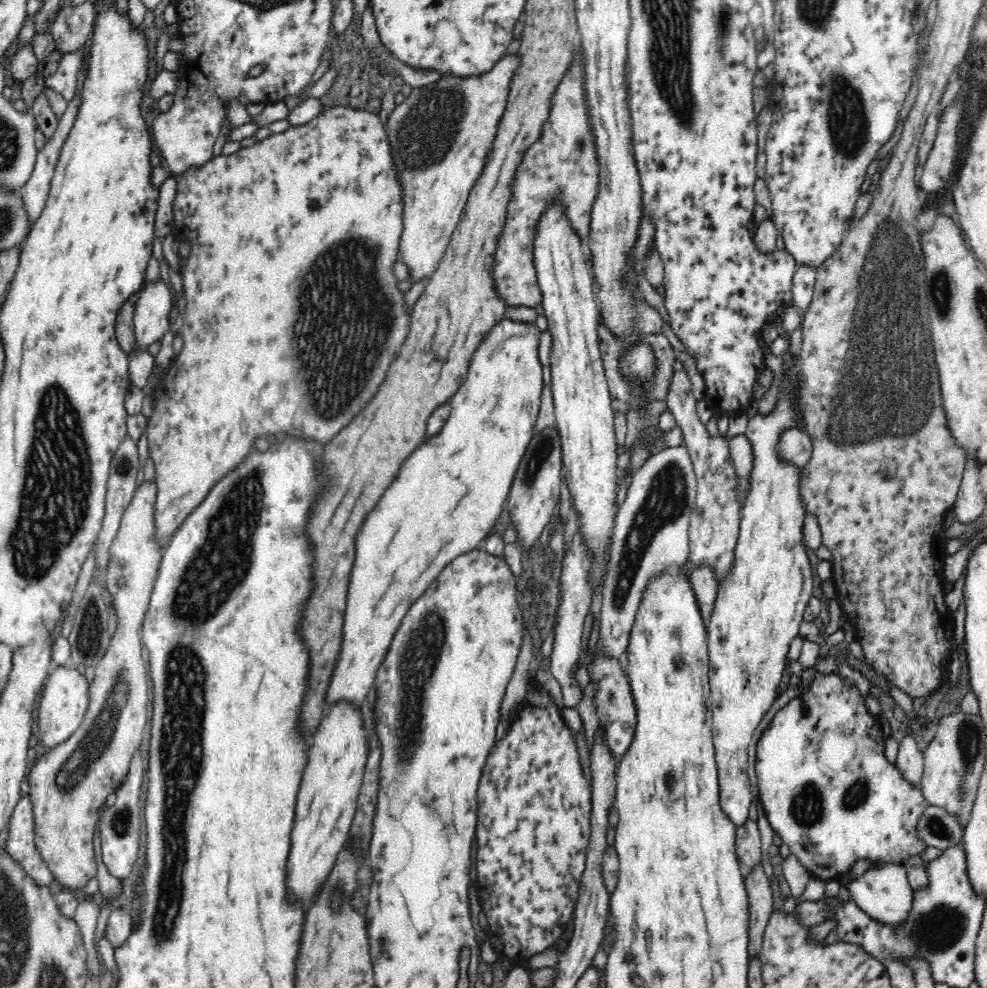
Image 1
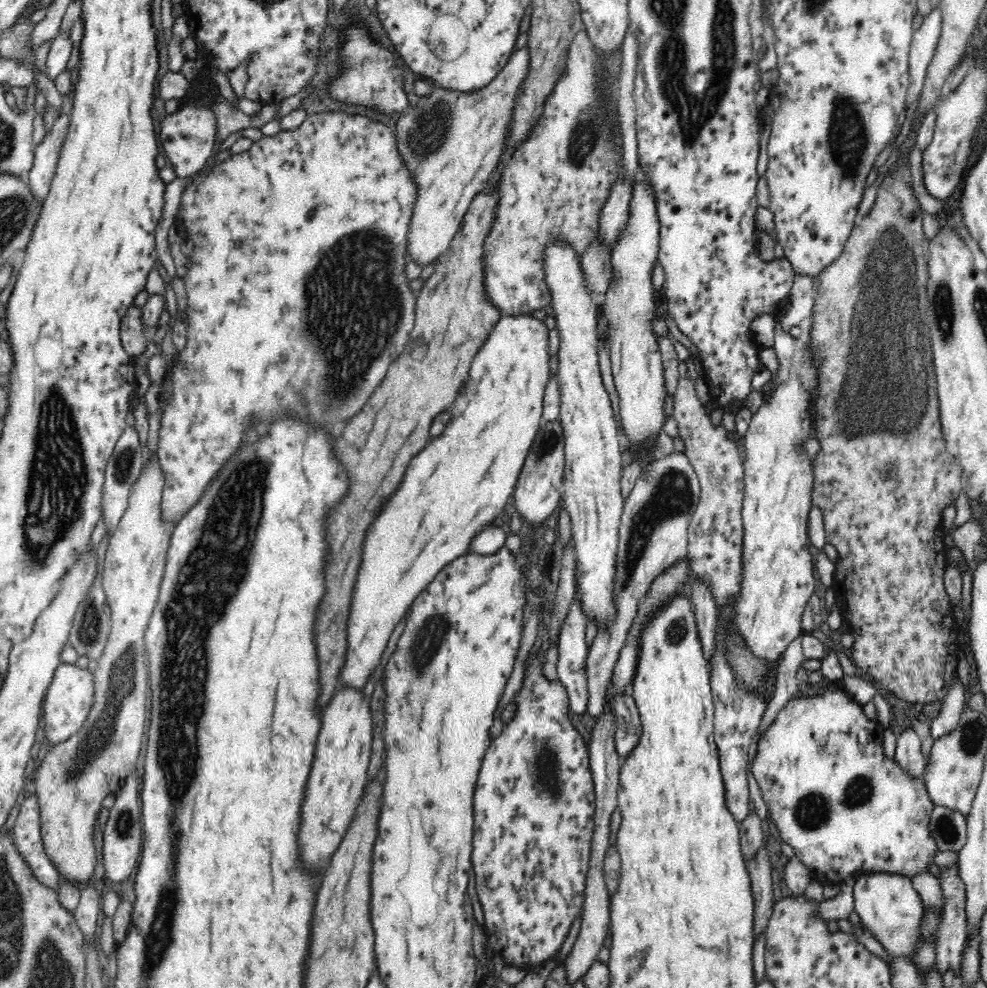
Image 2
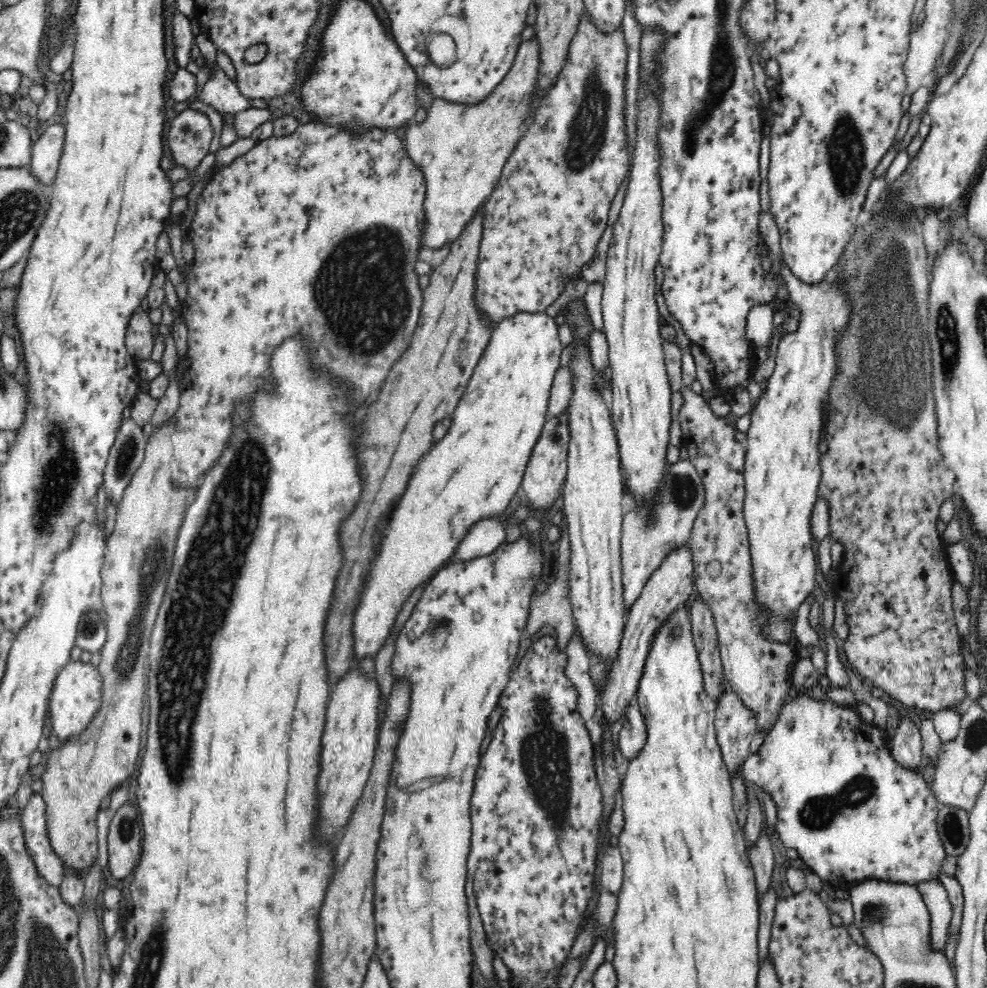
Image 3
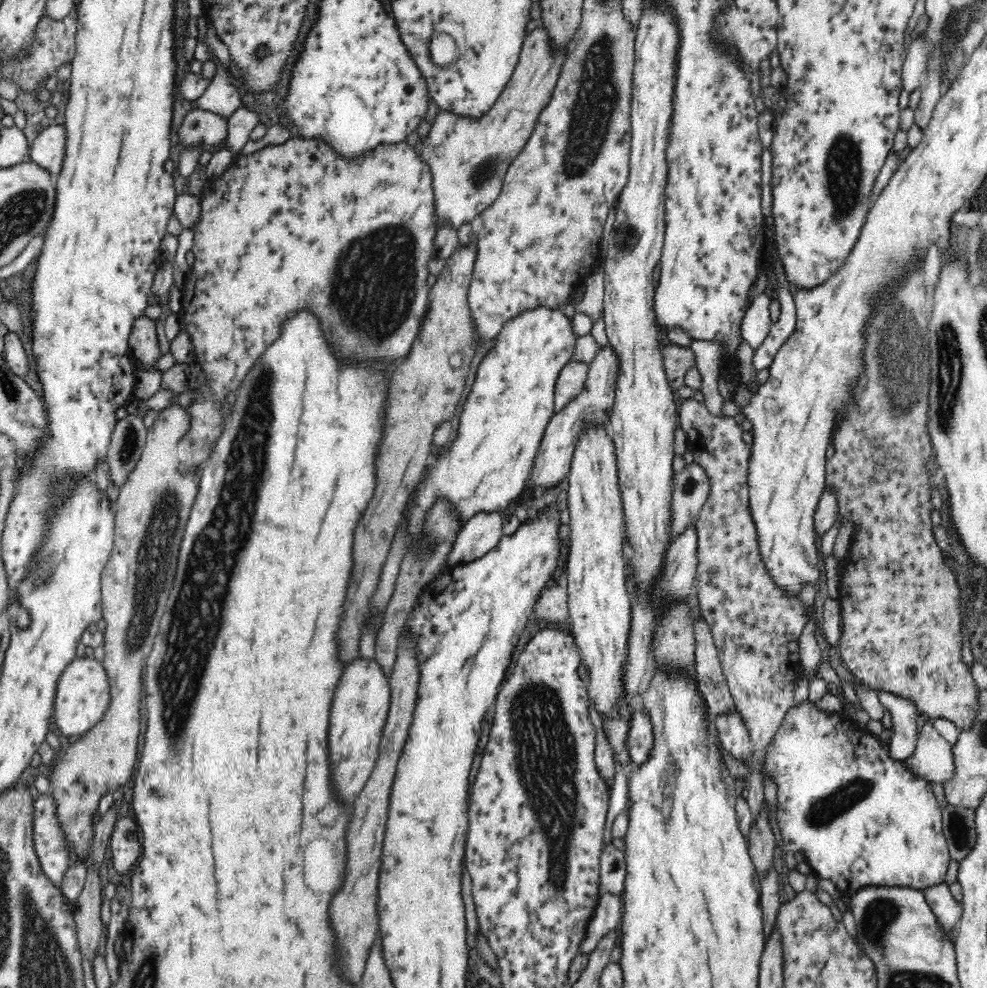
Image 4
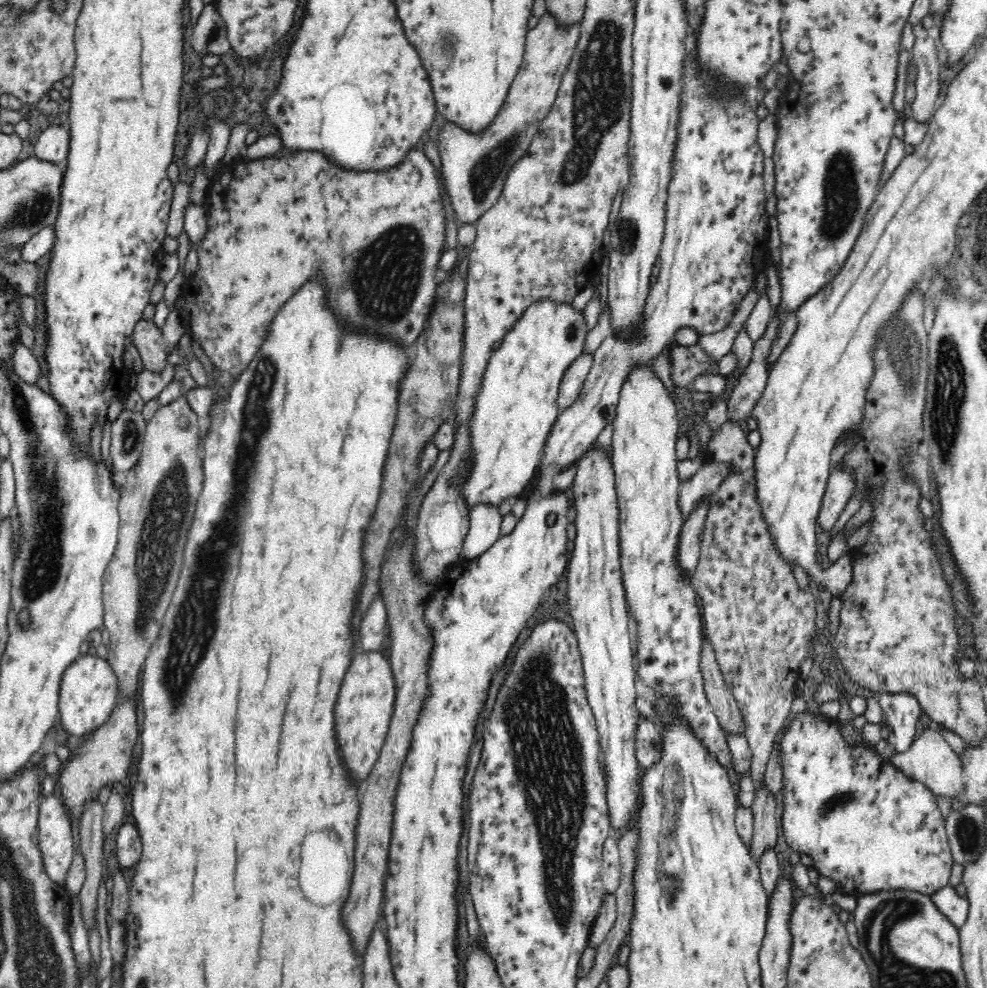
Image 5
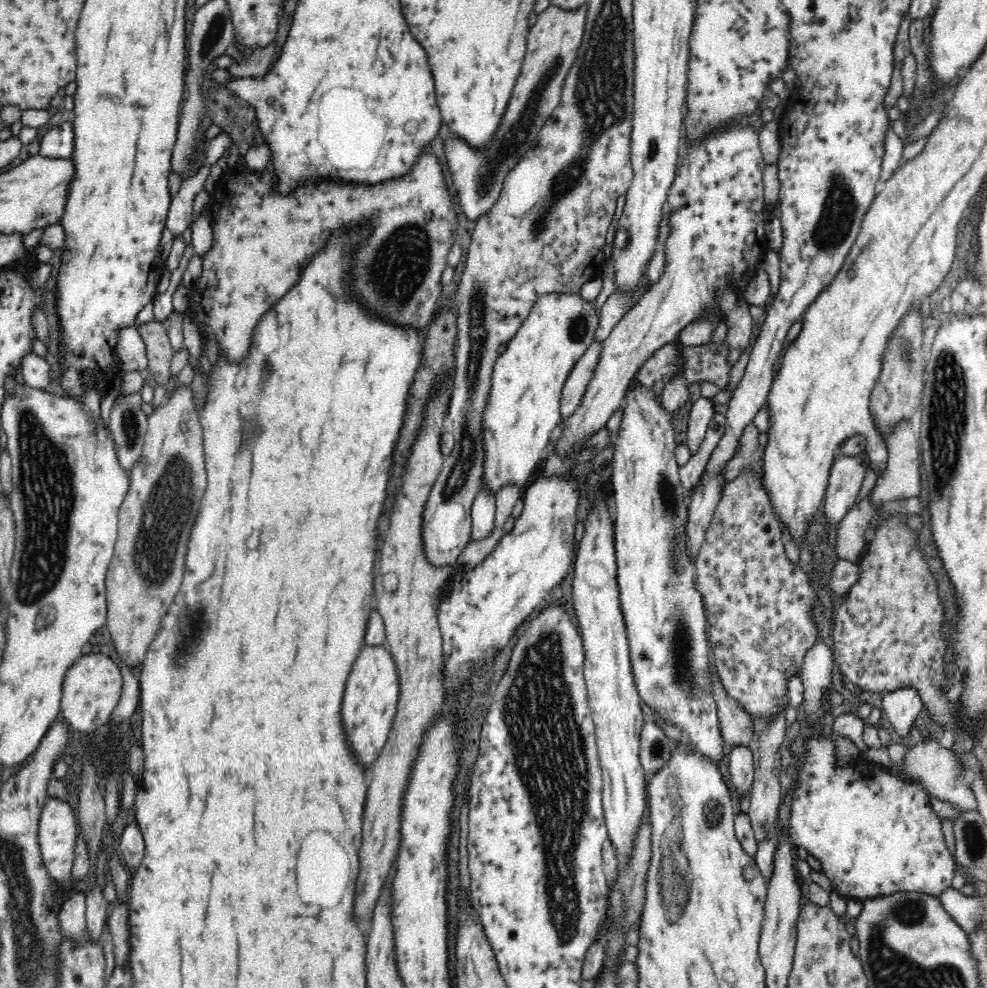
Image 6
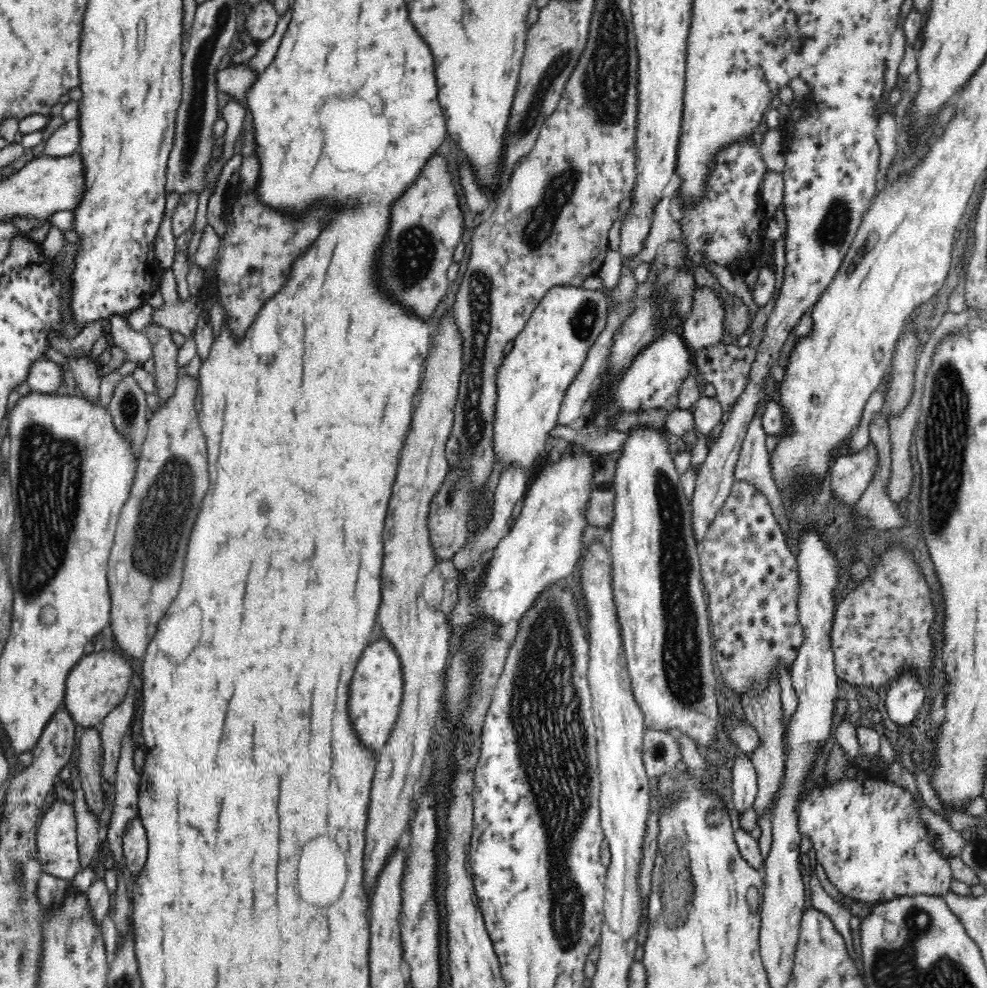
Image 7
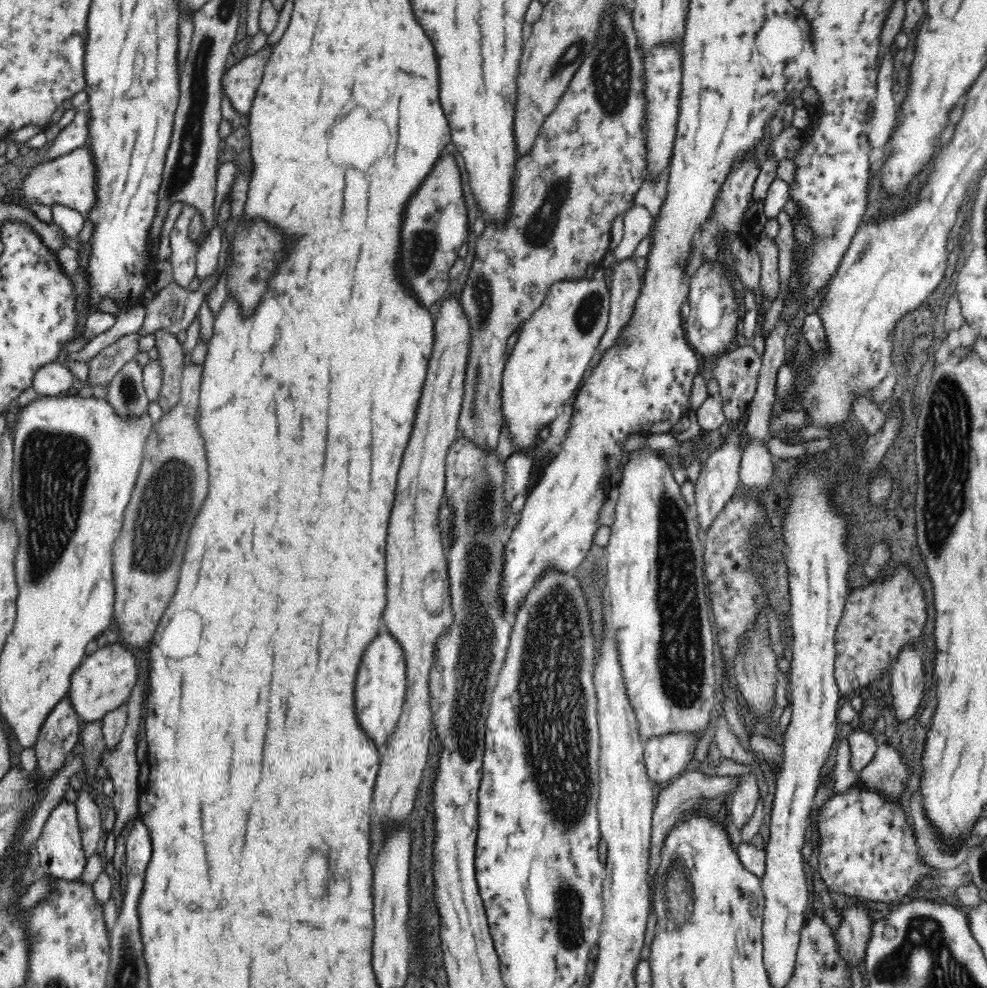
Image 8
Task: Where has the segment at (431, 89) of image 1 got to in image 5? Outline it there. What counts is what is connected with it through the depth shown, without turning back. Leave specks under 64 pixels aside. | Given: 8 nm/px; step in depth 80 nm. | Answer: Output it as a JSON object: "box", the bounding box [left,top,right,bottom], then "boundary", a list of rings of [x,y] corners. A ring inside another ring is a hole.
{"box":[436,12,580,223],"boundary":[[[546,12],[525,38],[522,64],[510,85],[494,120],[480,132],[470,132],[455,122],[444,123],[436,138],[441,157],[438,180],[441,180],[440,198],[448,196],[456,222],[475,223],[502,194],[508,171],[526,154],[538,124],[546,118],[560,89],[562,76],[574,54],[580,36],[580,24],[560,29],[556,19]]]}

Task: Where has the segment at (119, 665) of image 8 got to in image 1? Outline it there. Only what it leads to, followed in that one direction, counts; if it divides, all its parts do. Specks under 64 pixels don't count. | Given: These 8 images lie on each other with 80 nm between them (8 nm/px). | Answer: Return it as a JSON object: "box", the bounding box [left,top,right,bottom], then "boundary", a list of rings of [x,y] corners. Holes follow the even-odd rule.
{"box":[37,665,89,750],"boundary":[[[67,665],[54,667],[40,692],[38,702],[37,742],[48,750],[68,740],[82,724],[88,708],[89,686],[77,668]]]}

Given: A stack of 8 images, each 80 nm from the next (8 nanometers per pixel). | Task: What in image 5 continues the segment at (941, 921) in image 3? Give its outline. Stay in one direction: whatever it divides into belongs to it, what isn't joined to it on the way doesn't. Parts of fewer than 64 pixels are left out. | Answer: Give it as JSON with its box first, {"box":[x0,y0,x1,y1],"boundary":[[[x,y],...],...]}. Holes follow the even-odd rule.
{"box":[928,884,969,927],"boundary":[[[949,884],[942,886],[928,896],[932,899],[932,903],[936,905],[938,911],[944,914],[955,927],[960,927],[966,923],[969,914],[968,899],[958,896],[952,886]]]}

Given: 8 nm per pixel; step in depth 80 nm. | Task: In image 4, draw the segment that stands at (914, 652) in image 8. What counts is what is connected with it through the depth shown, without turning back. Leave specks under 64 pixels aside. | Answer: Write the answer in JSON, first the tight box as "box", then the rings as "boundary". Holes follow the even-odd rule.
{"box":[877,691,919,762],"boundary":[[[877,691],[879,701],[892,715],[894,735],[889,743],[889,755],[897,761],[905,762],[914,754],[918,740],[916,716],[919,710],[910,700],[891,692]]]}

